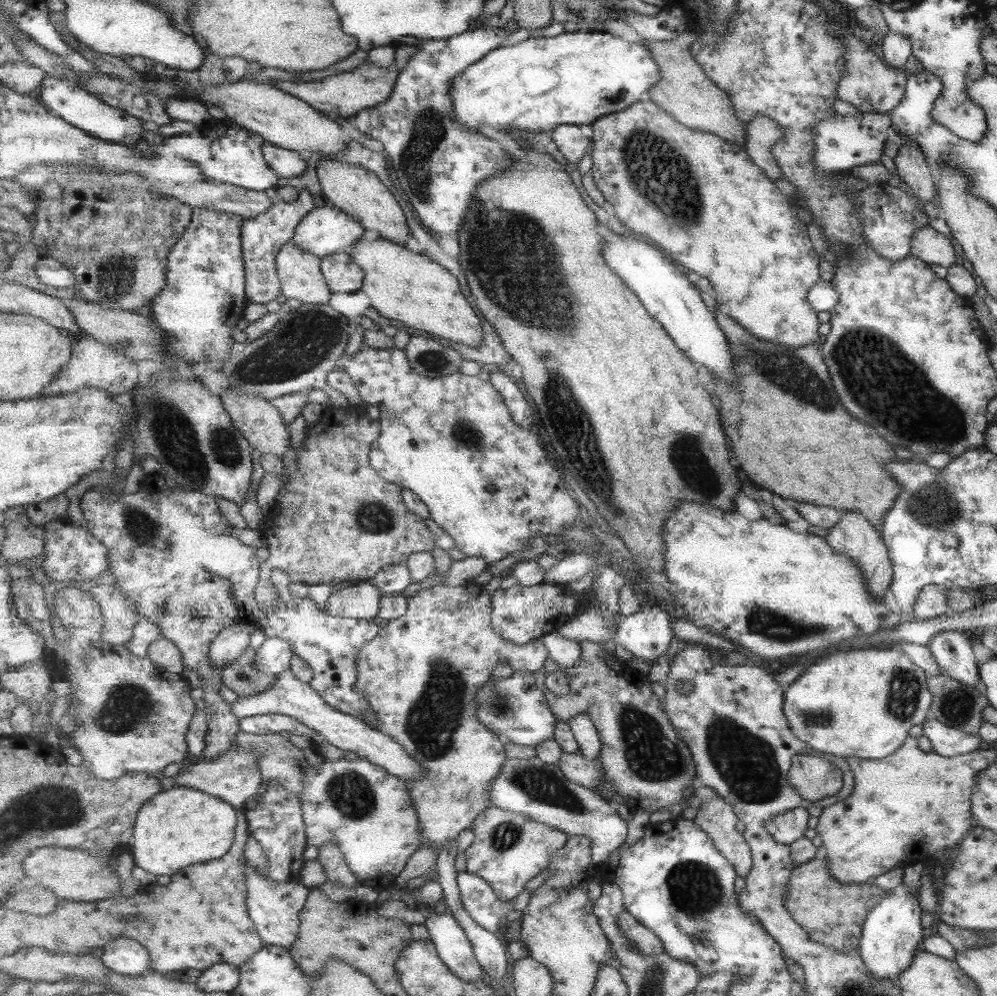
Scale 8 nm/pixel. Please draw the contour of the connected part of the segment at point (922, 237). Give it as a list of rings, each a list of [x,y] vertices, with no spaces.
[[[929,226],[915,231],[911,238],[909,257],[915,257],[928,266],[935,264],[947,268],[955,262],[956,253],[949,240]]]

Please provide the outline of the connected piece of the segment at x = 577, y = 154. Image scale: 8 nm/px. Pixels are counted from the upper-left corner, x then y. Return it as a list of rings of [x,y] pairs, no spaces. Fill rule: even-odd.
[[[561,125],[550,133],[559,152],[575,164],[583,160],[583,156],[587,154],[587,148],[593,142],[592,138],[587,138],[581,127],[577,125]]]

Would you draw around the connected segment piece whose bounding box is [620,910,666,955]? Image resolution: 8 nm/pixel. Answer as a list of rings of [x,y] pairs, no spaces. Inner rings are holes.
[[[625,911],[620,916],[620,927],[626,937],[646,955],[661,955],[666,951],[662,938],[647,928],[635,915]]]

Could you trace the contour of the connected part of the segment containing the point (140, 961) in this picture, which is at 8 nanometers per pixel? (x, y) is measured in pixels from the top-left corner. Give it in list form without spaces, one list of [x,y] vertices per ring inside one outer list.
[[[132,938],[110,939],[103,948],[104,963],[116,973],[137,977],[152,970],[150,951]]]

